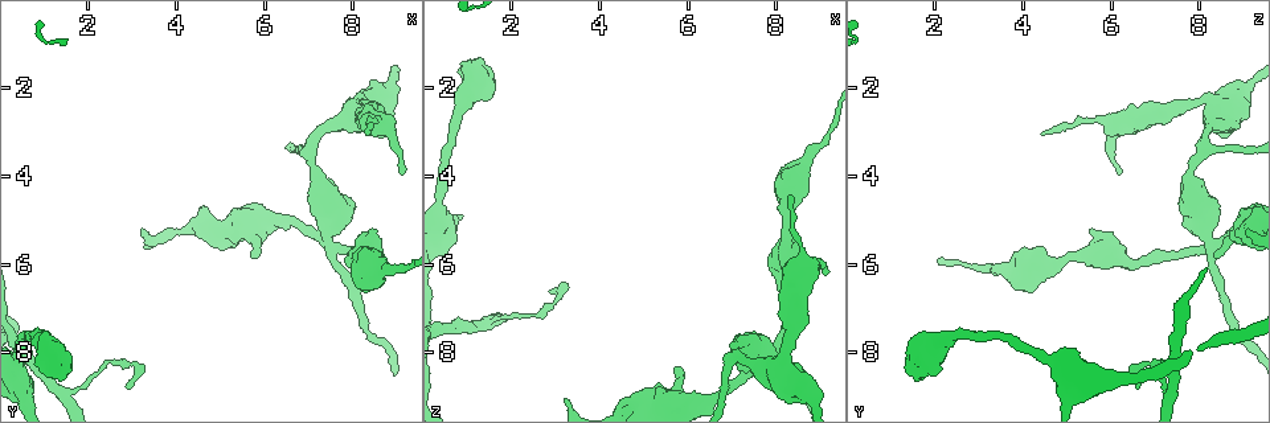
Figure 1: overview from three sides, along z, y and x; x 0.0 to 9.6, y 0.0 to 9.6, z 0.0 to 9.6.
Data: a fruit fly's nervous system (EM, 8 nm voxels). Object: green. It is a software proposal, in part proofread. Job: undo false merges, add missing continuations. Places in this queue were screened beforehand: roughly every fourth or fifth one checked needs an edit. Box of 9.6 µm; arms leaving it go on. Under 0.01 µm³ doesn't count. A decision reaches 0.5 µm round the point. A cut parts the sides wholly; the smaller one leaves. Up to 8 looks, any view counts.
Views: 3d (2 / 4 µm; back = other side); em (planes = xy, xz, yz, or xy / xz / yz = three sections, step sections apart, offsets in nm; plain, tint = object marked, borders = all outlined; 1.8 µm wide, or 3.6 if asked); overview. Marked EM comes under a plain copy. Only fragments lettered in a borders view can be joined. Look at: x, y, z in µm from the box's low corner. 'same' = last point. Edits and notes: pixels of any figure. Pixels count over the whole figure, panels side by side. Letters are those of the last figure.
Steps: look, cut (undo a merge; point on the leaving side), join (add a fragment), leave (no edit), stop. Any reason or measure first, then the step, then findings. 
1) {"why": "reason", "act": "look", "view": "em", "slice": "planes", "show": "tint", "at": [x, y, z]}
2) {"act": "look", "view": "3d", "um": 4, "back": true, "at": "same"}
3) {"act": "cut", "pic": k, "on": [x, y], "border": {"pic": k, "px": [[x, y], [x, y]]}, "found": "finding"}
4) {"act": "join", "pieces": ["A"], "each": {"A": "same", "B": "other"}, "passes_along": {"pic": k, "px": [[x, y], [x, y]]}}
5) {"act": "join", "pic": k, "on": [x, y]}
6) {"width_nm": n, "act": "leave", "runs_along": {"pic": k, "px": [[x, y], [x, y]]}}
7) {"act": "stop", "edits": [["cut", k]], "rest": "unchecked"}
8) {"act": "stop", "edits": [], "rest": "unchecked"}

{"why": "abrupt turn", "act": "look", "view": "3d", "um": 2, "at": [1.50, 8.95, 7.35]}

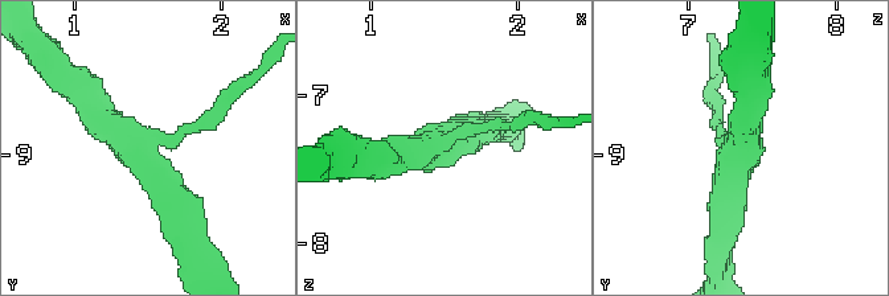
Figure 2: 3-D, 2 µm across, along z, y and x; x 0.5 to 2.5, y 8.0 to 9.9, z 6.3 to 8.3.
{"why": "need the tissue", "act": "look", "view": "em", "slice": "planes", "show": "tint", "at": [1.46, 8.96, 7.34]}

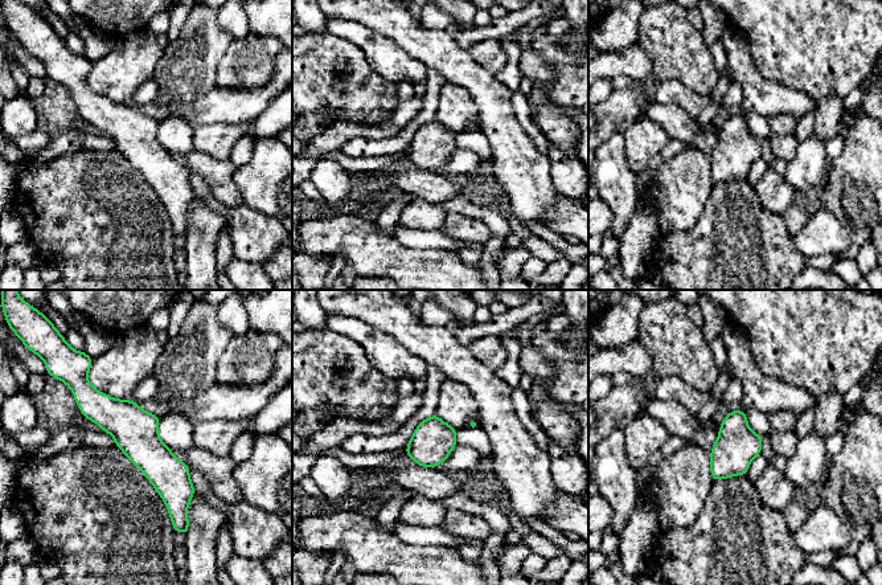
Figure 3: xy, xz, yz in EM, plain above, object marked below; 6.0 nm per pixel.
{"why": "see the neighbours", "act": "look", "view": "em", "slice": "planes", "show": "borders", "at": "same"}

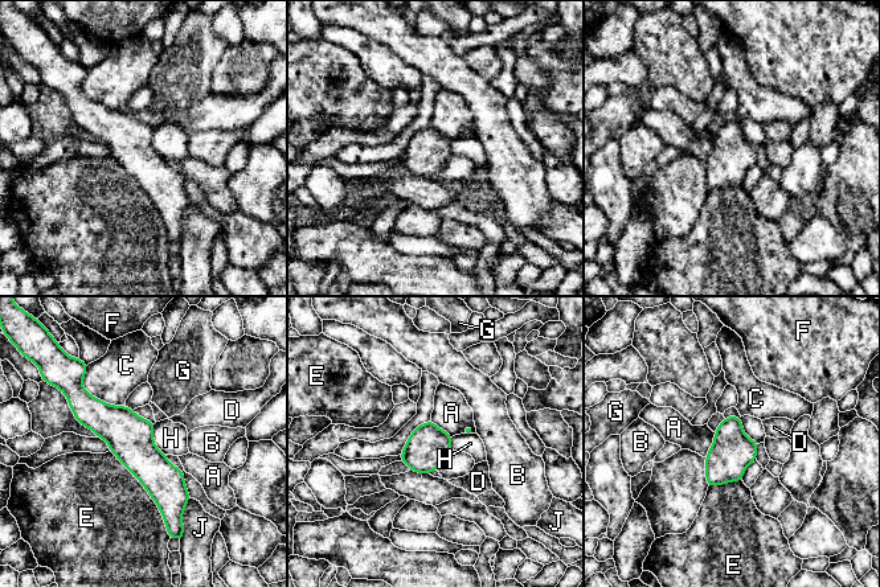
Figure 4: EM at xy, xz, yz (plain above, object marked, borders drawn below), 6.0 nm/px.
{"longest_contact_nm": ["E", 600], "act": "leave", "each": {"A": "other", "B": "other", "C": "other", "D": "other", "E": "other", "F": "other", "G": "other", "H": "other", "J": "other"}, "found": "one neuron here"}

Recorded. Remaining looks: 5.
{"act": "look", "view": "em", "um": 3.6, "slice": "xz", "step": 8, "show": "borders", "at": [1.35, 8.35, 1.30]}

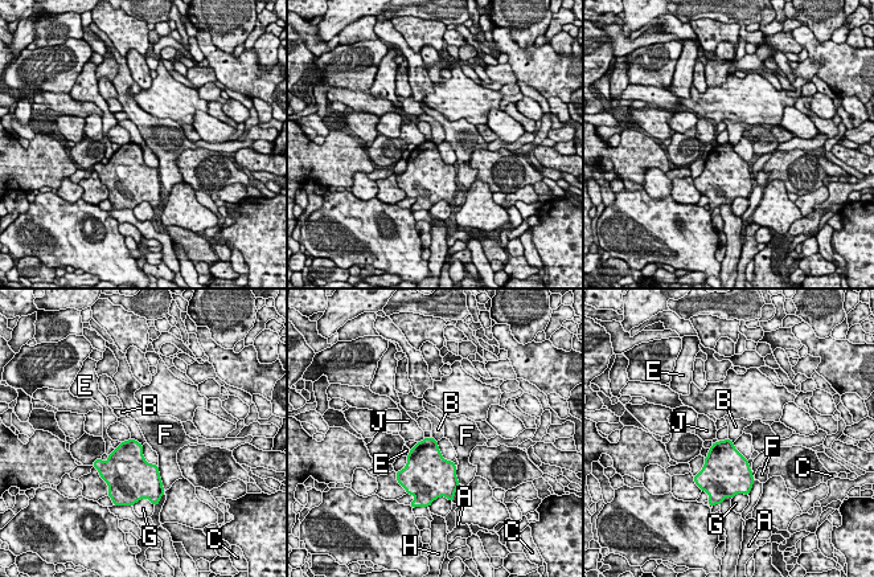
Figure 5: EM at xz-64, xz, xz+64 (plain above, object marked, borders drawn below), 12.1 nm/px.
{"act": "look", "view": "em", "um": 3.6, "slice": "planes", "show": "borders", "at": "same"}

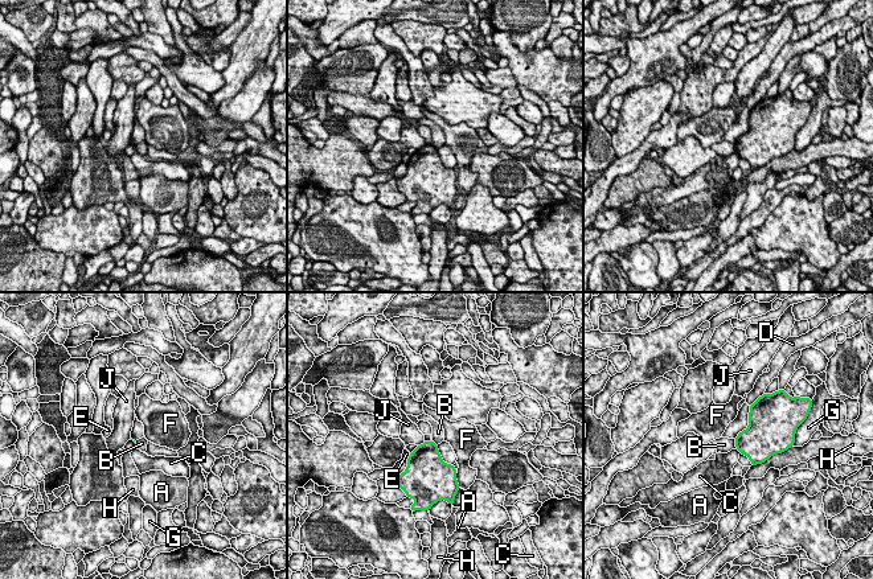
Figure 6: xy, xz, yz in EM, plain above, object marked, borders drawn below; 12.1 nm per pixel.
{"longest_contact_nm": ["H", 340], "act": "leave", "each": {"A": "other", "B": "other", "C": "other", "D": "other", "E": "other", "F": "other", "G": "other", "H": "other", "J": "other"}, "found": "no lettered fragment goes on from it"}

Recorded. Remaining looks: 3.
{"why": "abrupt turn", "act": "look", "view": "3d", "um": 4, "at": [7.40, 5.50, 8.35]}

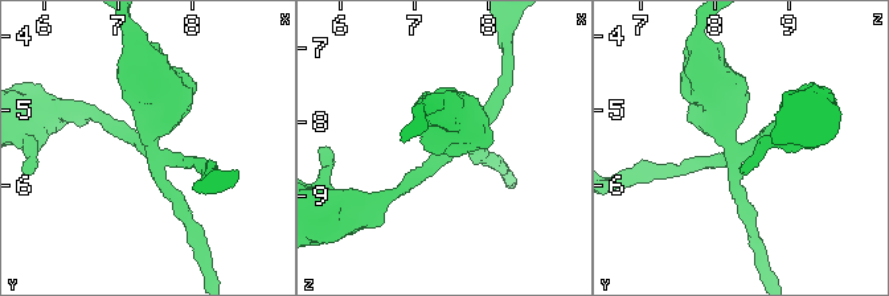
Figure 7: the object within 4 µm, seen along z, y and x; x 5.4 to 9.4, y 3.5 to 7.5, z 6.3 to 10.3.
{"act": "look", "view": "em", "slice": "yz", "step": 4, "show": "borders", "at": [7.45, 5.50, 8.35]}

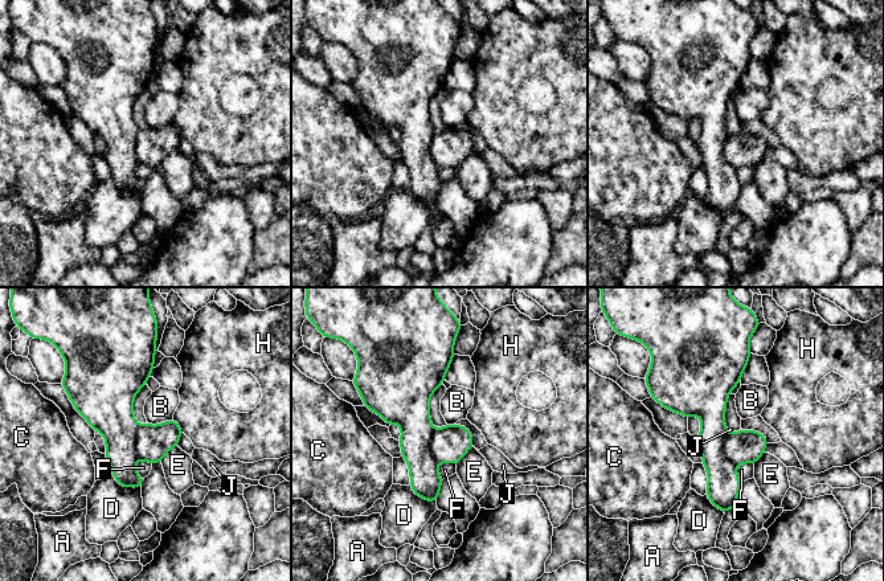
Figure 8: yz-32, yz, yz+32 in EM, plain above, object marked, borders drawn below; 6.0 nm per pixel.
{"act": "cut", "pic": 8, "on": [723, 489], "each": {"A": "other", "B": "other", "C": "other", "D": "other", "E": "other", "F": "other", "H": "other", "J": "other"}, "part_leaving": {"pic": 8, "px": [[741, 356], [712, 385], [724, 507]]}, "found": "a second neuron is stuck on"}

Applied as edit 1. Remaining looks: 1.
{"act": "stop", "edits": [["cut", 8]], "rest": "unchecked"}

